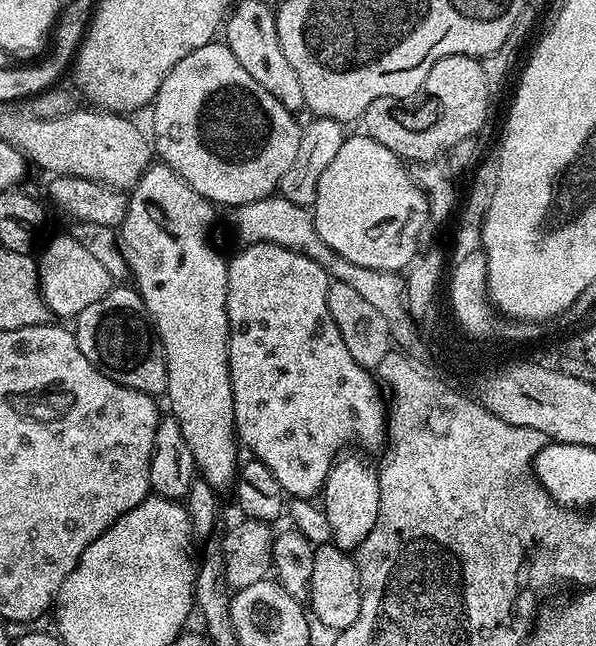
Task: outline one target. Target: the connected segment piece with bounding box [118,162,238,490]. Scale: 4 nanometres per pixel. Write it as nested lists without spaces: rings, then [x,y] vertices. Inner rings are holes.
[[[153,162],[149,164],[147,171],[137,182],[136,187],[131,189],[128,196],[128,209],[126,218],[120,223],[118,235],[120,238],[120,249],[122,258],[126,258],[128,271],[134,281],[134,287],[144,299],[144,305],[152,321],[152,327],[157,336],[160,337],[160,344],[164,348],[164,360],[168,364],[168,391],[166,401],[170,407],[170,414],[182,426],[182,438],[186,438],[186,446],[190,446],[190,454],[194,454],[196,471],[199,479],[206,481],[211,488],[223,490],[231,485],[236,479],[238,459],[236,460],[236,448],[238,449],[238,437],[236,434],[236,423],[234,422],[234,394],[230,382],[230,370],[228,369],[228,311],[226,310],[226,294],[228,293],[228,260],[220,257],[220,252],[208,241],[208,227],[212,224],[212,211],[214,205],[211,200],[202,198],[198,190],[191,188],[169,164]]]

